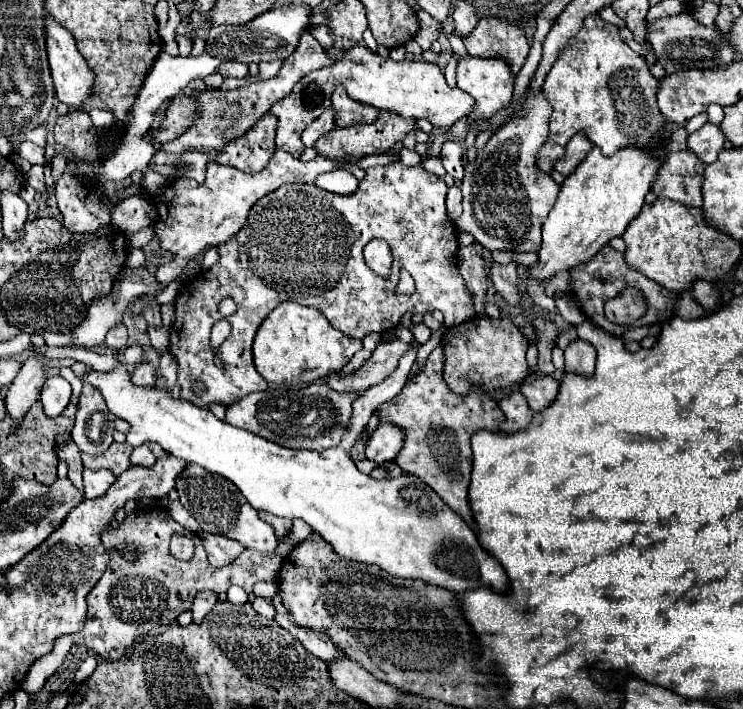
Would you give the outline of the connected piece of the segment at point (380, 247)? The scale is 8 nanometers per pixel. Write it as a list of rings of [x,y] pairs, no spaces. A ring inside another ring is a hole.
[[[381,239],[369,241],[369,243],[365,245],[365,263],[367,263],[369,269],[373,269],[377,275],[389,277],[389,273],[391,273],[391,263],[393,263],[389,245],[387,245],[385,241],[381,241]]]

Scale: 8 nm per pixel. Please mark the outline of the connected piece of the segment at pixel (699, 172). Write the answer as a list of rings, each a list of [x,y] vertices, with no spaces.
[[[689,149],[671,153],[657,173],[651,191],[661,199],[671,199],[687,207],[701,207],[701,183],[703,183],[705,165],[693,157]]]

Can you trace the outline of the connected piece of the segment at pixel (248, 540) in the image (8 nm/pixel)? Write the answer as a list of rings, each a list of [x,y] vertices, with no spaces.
[[[187,463],[185,469],[181,471],[181,477],[177,477],[175,491],[179,493],[181,505],[199,523],[201,531],[235,539],[247,549],[255,549],[261,553],[275,551],[279,539],[275,537],[273,527],[259,519],[257,511],[245,501],[245,497],[241,497],[241,493],[237,493],[237,487],[231,481],[225,481],[225,477],[217,477],[215,473],[209,473],[207,469],[201,469],[199,465]]]

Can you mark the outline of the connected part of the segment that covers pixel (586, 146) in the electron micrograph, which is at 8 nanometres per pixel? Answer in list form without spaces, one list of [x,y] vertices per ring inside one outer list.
[[[577,133],[565,147],[565,157],[561,157],[561,161],[557,161],[555,171],[559,171],[561,175],[569,175],[575,171],[575,167],[587,157],[587,153],[591,151],[591,143],[587,141],[587,137],[583,133]]]

